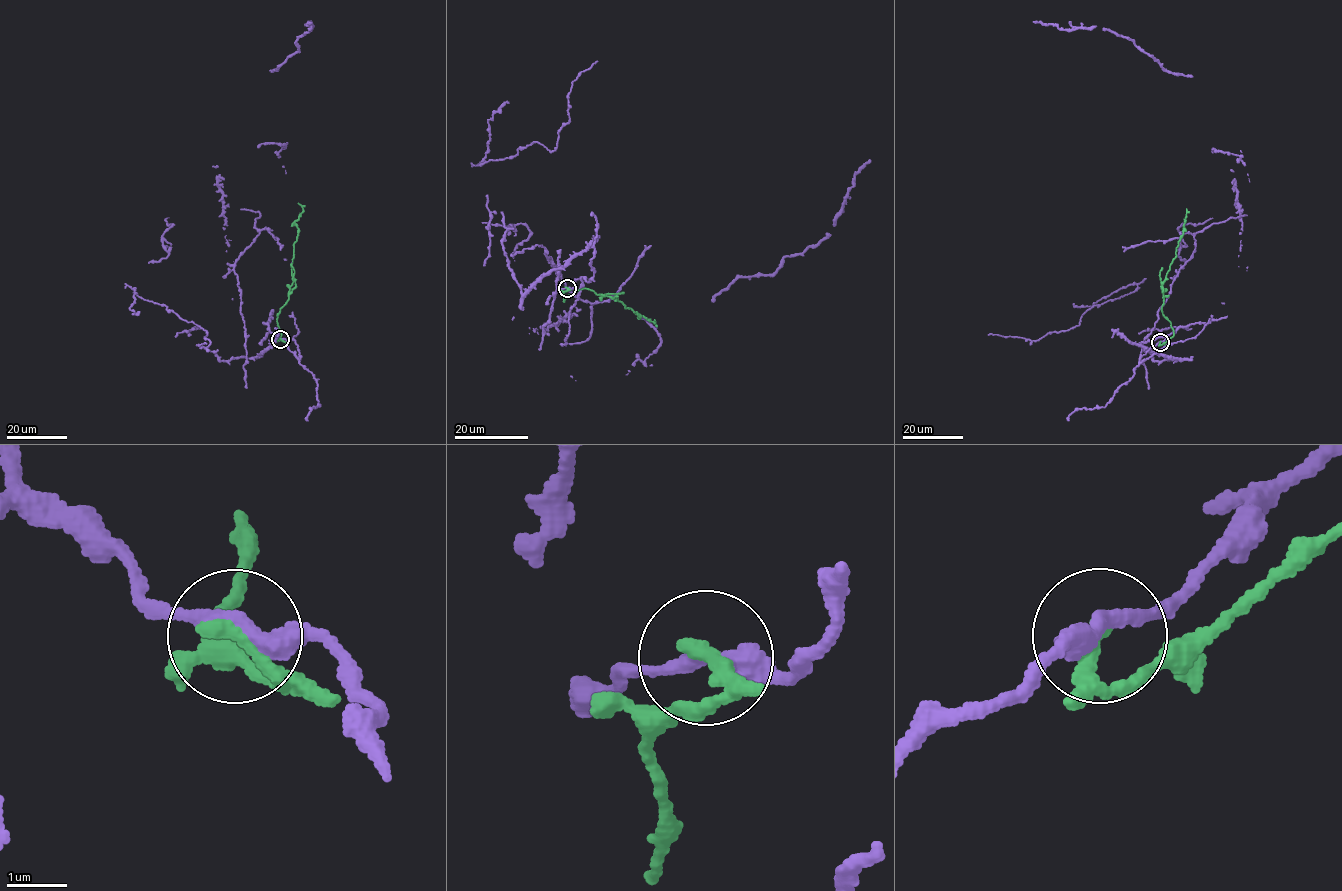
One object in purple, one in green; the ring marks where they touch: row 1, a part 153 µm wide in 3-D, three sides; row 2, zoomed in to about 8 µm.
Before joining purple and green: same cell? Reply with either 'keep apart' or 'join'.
keep apart

